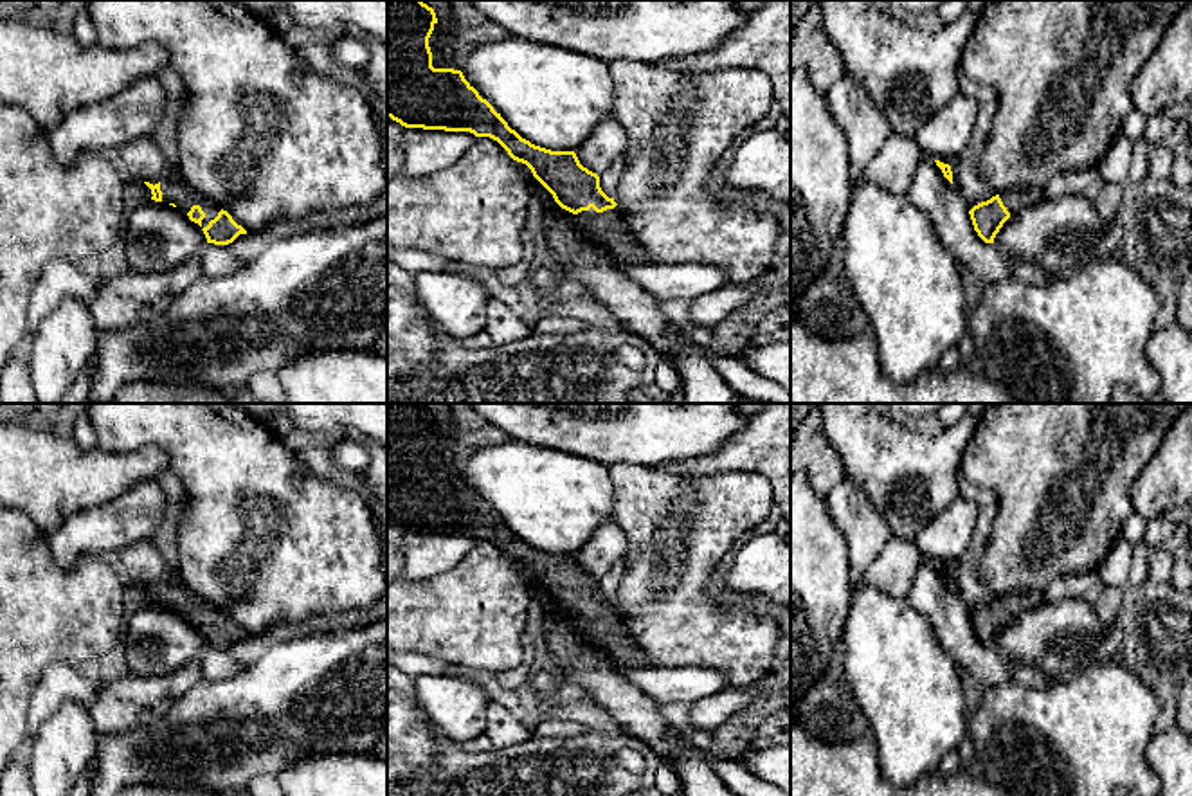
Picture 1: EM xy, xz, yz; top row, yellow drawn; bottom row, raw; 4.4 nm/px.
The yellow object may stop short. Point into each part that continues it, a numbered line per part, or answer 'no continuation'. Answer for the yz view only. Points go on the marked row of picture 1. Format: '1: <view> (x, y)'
1: yz (1014, 200)

